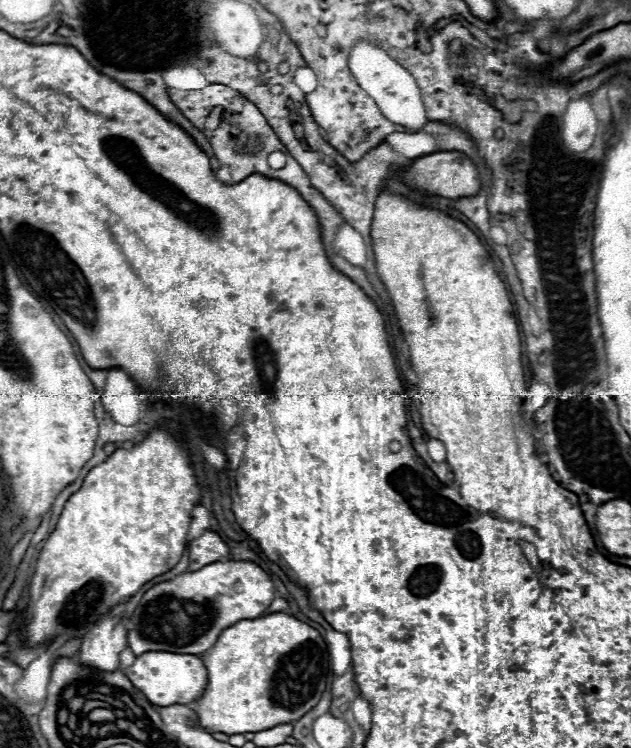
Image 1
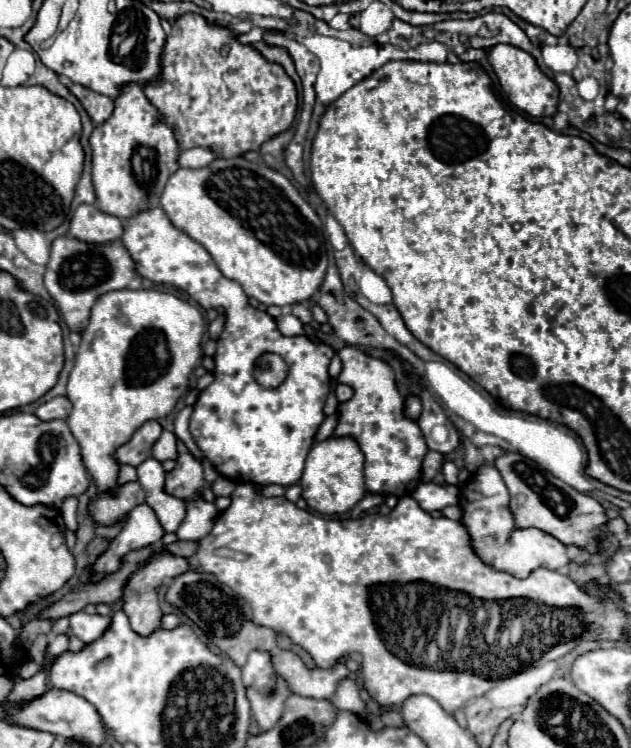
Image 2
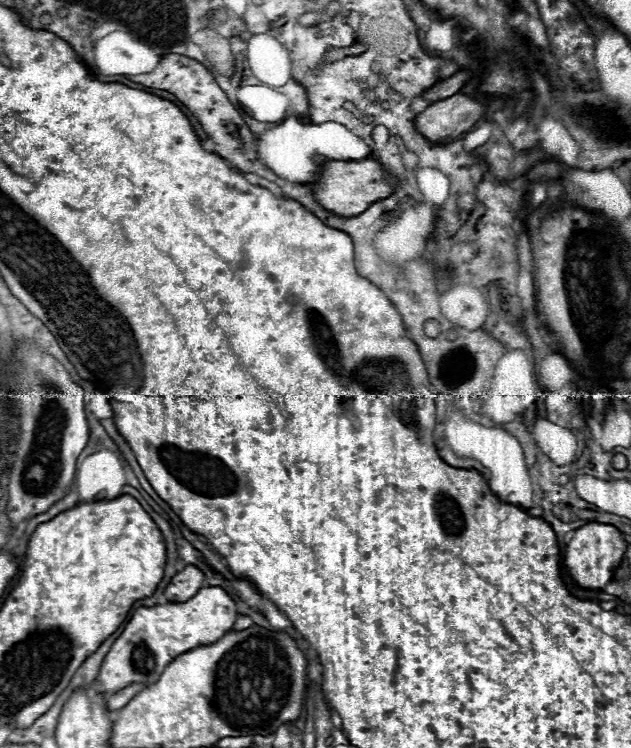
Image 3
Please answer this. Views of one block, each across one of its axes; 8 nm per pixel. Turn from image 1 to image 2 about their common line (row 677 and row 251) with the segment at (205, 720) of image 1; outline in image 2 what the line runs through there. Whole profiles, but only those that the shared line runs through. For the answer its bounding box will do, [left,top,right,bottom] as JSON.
[162,158,328,306]

